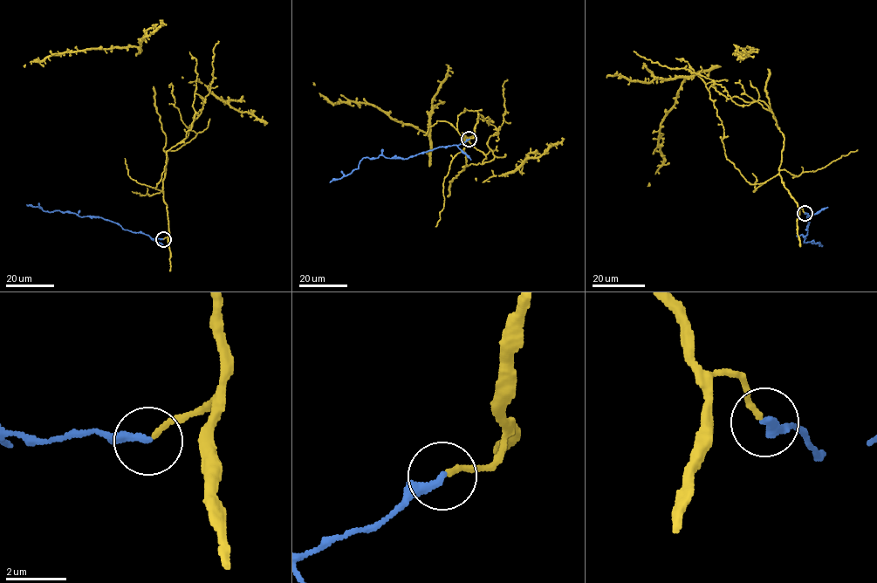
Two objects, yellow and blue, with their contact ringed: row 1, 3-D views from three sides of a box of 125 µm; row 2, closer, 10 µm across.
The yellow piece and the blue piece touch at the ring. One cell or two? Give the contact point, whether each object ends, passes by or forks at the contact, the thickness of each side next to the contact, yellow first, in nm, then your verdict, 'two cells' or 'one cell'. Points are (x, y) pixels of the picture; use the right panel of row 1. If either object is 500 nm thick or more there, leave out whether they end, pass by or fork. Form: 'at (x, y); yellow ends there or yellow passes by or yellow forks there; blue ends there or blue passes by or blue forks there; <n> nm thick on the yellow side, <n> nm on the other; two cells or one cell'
at (805, 213); yellow ends there; blue ends there; 170 nm thick on the yellow side, 260 nm on the other; one cell

